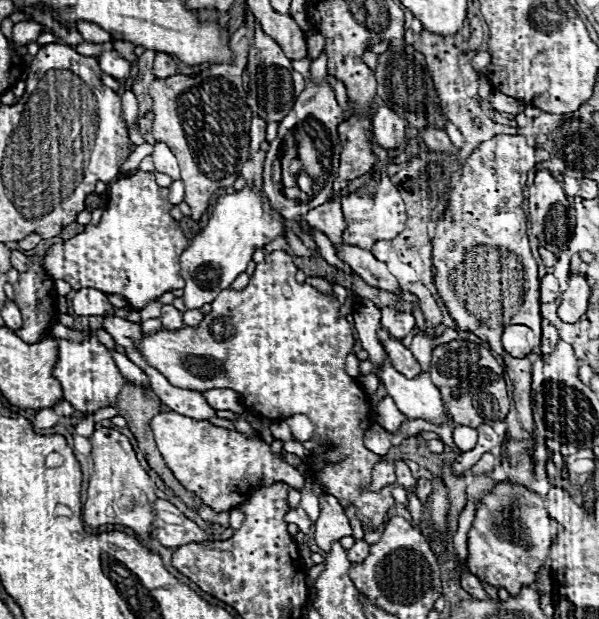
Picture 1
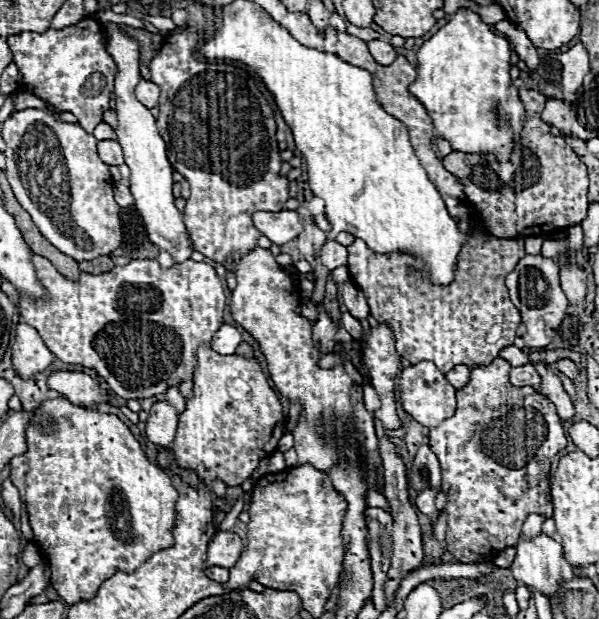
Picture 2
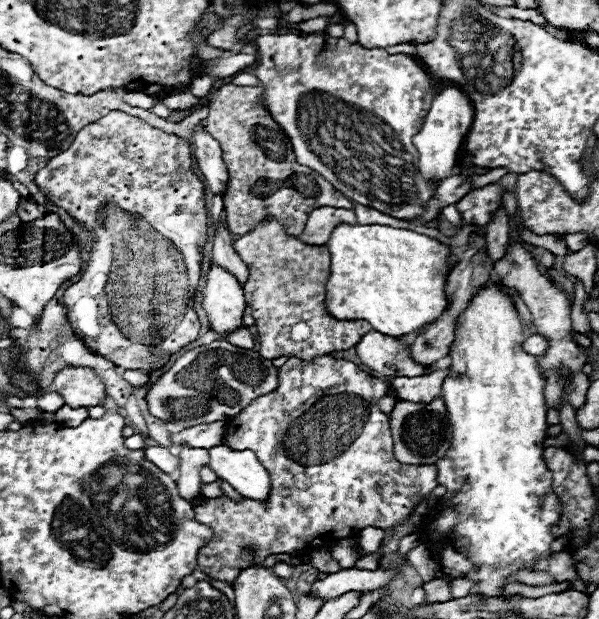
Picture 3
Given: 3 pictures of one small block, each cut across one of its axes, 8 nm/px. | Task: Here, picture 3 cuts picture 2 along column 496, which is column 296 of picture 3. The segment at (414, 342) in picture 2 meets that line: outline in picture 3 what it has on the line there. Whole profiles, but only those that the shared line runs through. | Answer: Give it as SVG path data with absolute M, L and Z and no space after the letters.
M274 220L234 242L234 252L248 266L244 296L258 328L258 352L264 358L296 356L312 362L316 356L334 354L356 346L372 328L362 320L336 320L326 308L326 282L330 278L330 252L326 246L304 244L288 236Z

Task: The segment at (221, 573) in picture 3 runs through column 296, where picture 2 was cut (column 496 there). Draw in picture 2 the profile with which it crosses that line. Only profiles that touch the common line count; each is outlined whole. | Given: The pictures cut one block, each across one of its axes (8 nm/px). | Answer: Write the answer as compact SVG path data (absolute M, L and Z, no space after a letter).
M496 358L488 366L472 368L470 382L456 392L456 414L428 432L430 448L442 466L442 490L448 498L446 548L462 564L474 564L480 554L494 558L496 552L516 546L522 522L528 514L542 514L544 518L552 516L550 464L556 454L566 448L564 426L554 410L554 404L546 396L538 394L538 390L530 386L510 386L510 378L506 378L510 368L512 366L504 358Z

